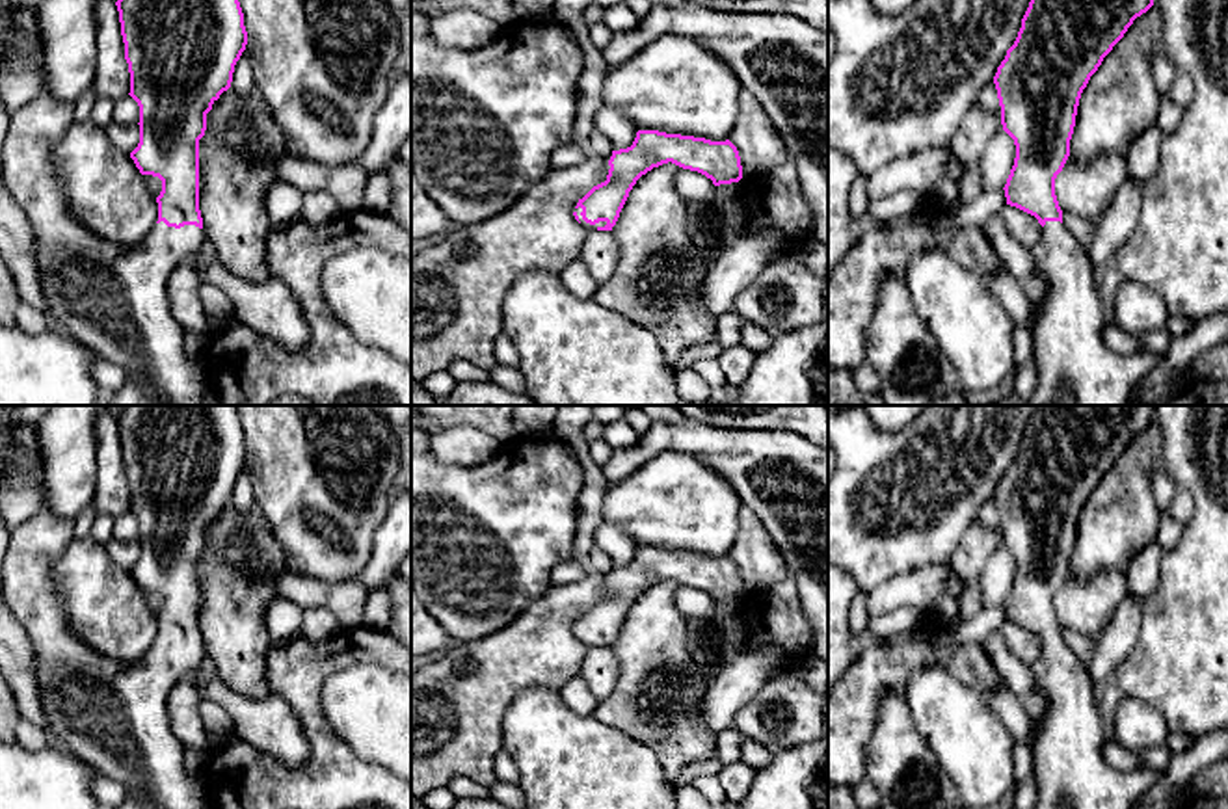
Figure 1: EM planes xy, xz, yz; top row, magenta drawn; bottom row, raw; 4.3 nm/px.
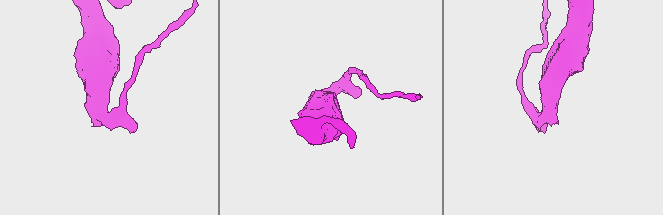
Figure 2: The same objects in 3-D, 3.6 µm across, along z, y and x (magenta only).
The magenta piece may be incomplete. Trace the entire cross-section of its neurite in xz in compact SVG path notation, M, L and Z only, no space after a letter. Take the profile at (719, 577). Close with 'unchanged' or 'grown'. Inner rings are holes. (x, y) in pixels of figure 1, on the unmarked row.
M638 547L631 564L612 567L607 597L579 616L575 636L586 647L612 647L636 597L668 578L705 591L714 603L742 595L739 567L729 556Z | grown

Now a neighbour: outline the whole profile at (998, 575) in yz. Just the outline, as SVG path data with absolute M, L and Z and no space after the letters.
M1001 545L982 567L979 595L982 606L1005 604L1016 575L1014 556Z

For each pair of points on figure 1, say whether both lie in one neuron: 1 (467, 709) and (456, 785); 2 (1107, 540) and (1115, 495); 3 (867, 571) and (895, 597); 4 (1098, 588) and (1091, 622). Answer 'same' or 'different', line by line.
1: different
2: same
3: different
4: same

